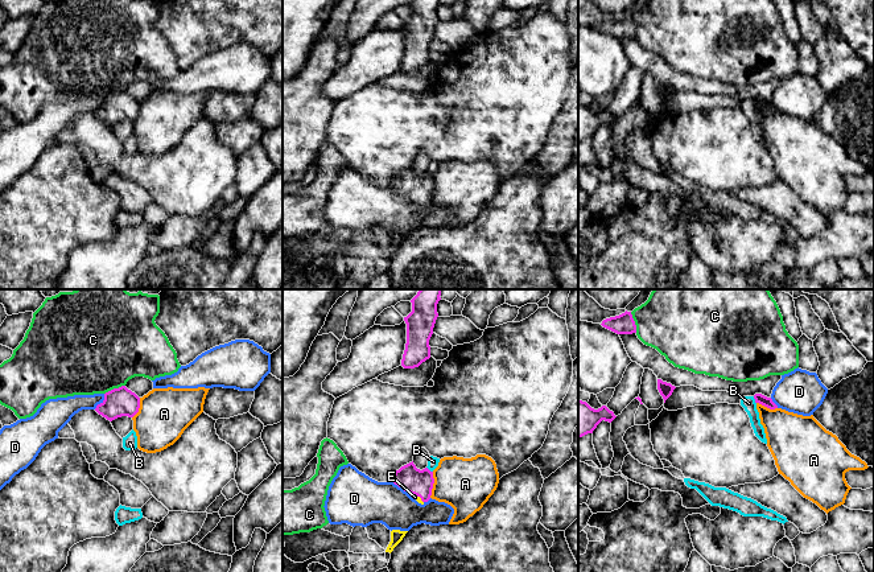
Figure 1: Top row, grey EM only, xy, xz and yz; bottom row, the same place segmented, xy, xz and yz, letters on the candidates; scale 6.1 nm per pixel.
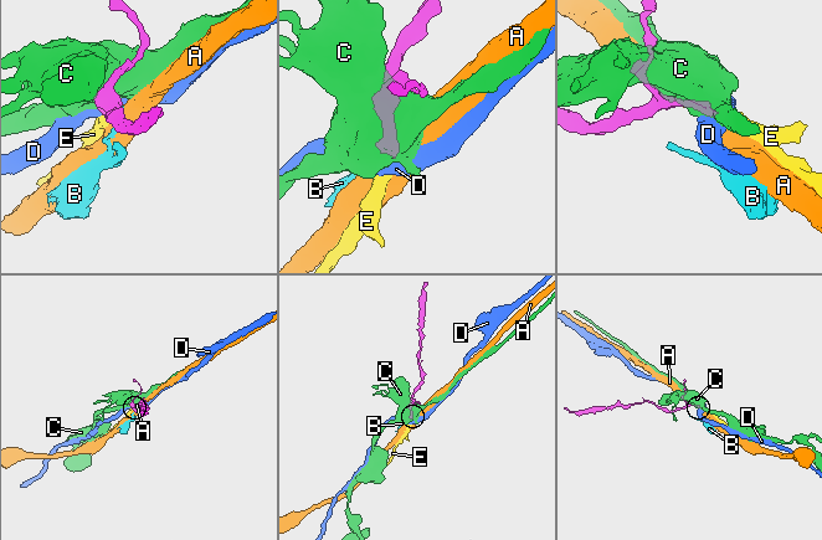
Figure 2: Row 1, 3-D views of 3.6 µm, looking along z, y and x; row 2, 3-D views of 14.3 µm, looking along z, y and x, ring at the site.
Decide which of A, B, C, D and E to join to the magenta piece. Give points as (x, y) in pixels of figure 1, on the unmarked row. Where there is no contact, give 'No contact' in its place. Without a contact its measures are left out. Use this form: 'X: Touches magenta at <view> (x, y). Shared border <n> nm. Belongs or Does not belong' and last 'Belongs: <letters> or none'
A: Touches magenta at xz (432, 189). Shared border 160 nm. Does not belong
B: Touches magenta at yz (755, 105). Shared border 50 nm. Does not belong
C: Touches magenta at xy (114, 93). Shared border 140 nm. Does not belong
D: Touches magenta at xy (100, 107). Shared border 120 nm. Does not belong
E: Touches magenta at xz (416, 198). Shared border 120 nm. Belongs
Belongs: E

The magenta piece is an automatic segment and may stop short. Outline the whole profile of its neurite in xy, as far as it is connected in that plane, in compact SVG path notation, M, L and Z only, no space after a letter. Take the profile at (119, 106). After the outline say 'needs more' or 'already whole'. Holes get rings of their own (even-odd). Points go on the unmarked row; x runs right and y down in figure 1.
M125 90L114 92L104 98L104 104L96 110L95 115L112 125L121 120L133 122L140 112L140 102Z; already whole

